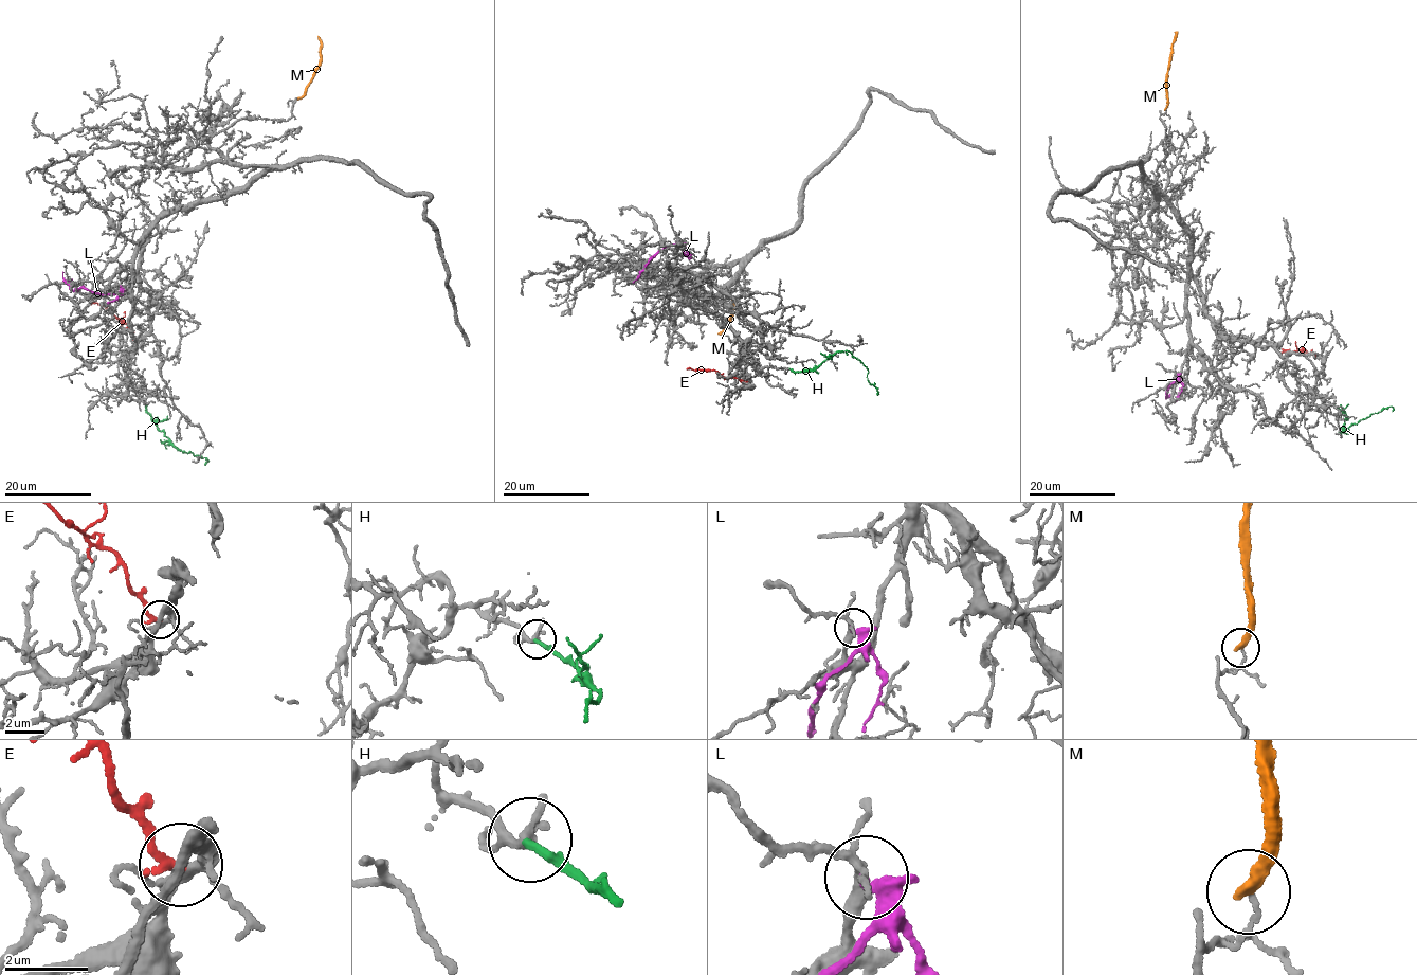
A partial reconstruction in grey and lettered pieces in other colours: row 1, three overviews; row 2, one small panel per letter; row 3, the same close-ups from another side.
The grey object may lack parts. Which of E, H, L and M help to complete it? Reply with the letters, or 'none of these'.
E, H

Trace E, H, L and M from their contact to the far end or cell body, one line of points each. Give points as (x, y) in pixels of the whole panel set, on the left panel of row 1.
E: (137, 339), (126, 324), (104, 307), (94, 302), (91, 304)
H: (145, 403), (158, 429), (165, 432), (169, 443), (184, 452), (204, 457), (209, 462), (204, 465)
L: (121, 286), (114, 294), (94, 293), (83, 288), (73, 291), (65, 281), (64, 272)
M: (296, 98), (304, 94), (320, 64), (321, 44), (318, 36)

